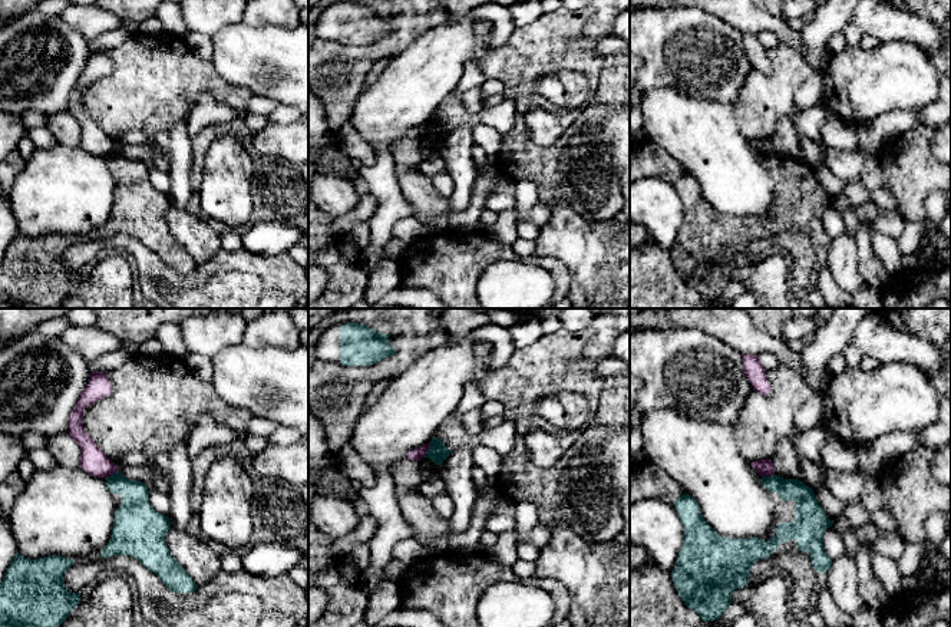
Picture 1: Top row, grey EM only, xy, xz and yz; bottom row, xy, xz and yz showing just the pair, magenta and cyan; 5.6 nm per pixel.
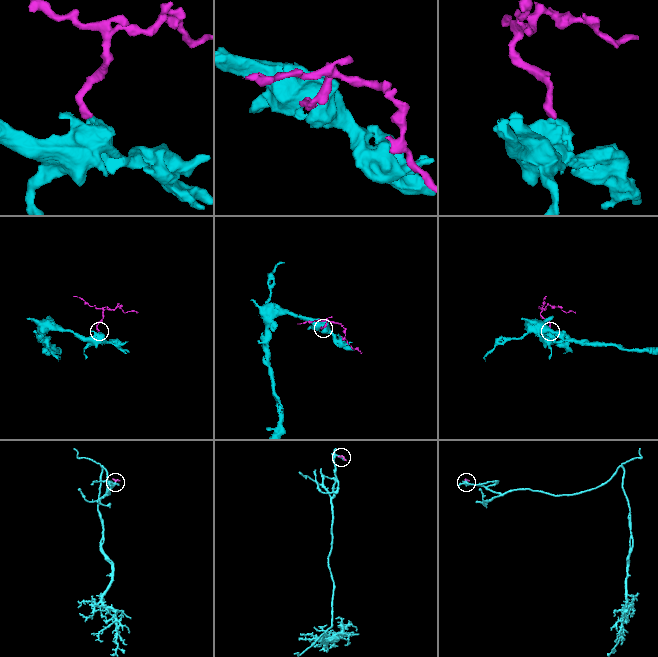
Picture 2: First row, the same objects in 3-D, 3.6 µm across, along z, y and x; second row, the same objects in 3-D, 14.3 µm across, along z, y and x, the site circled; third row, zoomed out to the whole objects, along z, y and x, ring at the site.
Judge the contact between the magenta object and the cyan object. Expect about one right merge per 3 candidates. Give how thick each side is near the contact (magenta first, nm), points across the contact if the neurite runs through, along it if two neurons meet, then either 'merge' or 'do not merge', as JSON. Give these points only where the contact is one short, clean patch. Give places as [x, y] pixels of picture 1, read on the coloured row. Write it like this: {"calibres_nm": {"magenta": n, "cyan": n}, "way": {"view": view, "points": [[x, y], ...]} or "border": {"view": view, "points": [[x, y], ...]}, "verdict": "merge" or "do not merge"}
{"calibres_nm": {"magenta": 70, "cyan": 110}, "border": {"view": "xz", "points": [[431, 442], [423, 456]]}, "verdict": "do not merge"}

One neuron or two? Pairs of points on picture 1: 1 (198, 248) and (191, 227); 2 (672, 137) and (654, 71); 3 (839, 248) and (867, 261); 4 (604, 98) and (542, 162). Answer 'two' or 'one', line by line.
1: one
2: two
3: two
4: one

